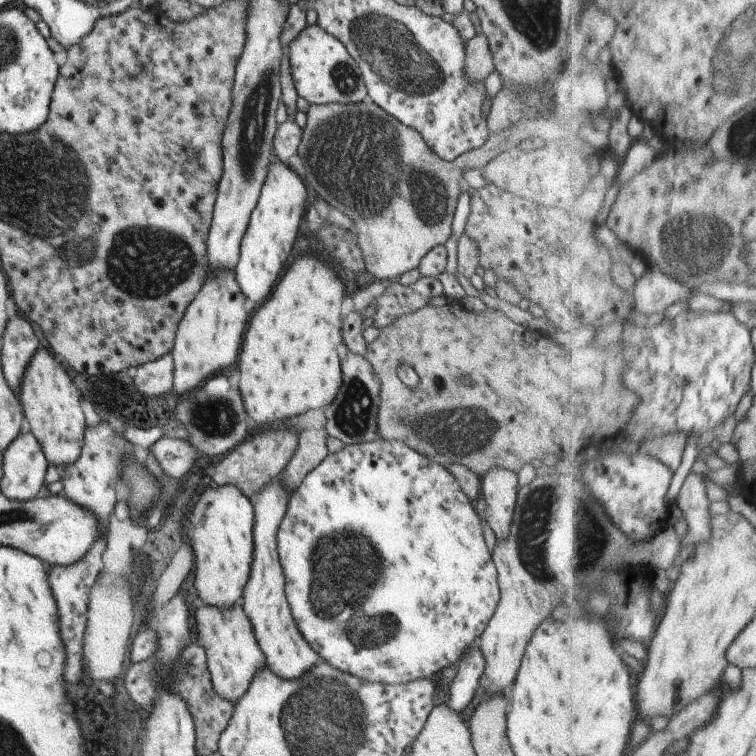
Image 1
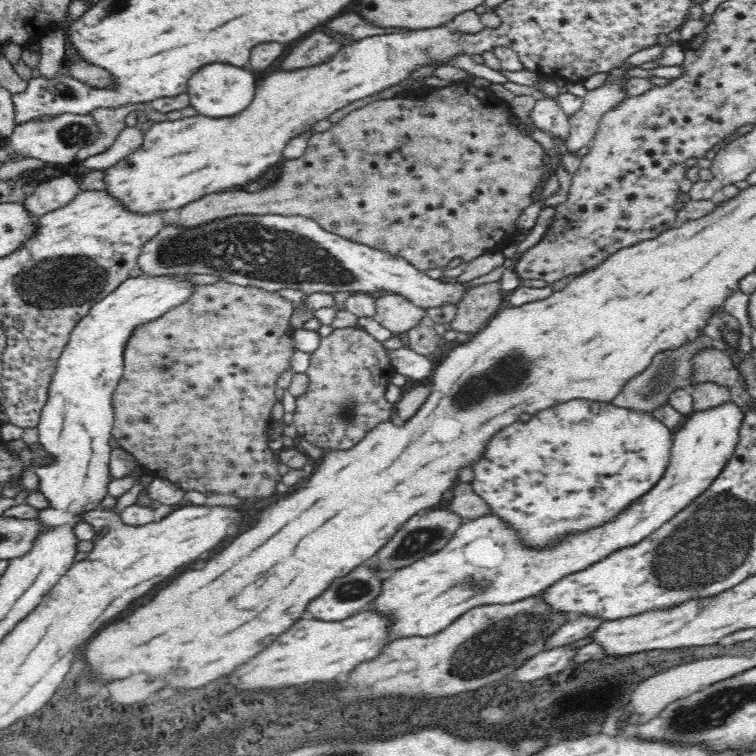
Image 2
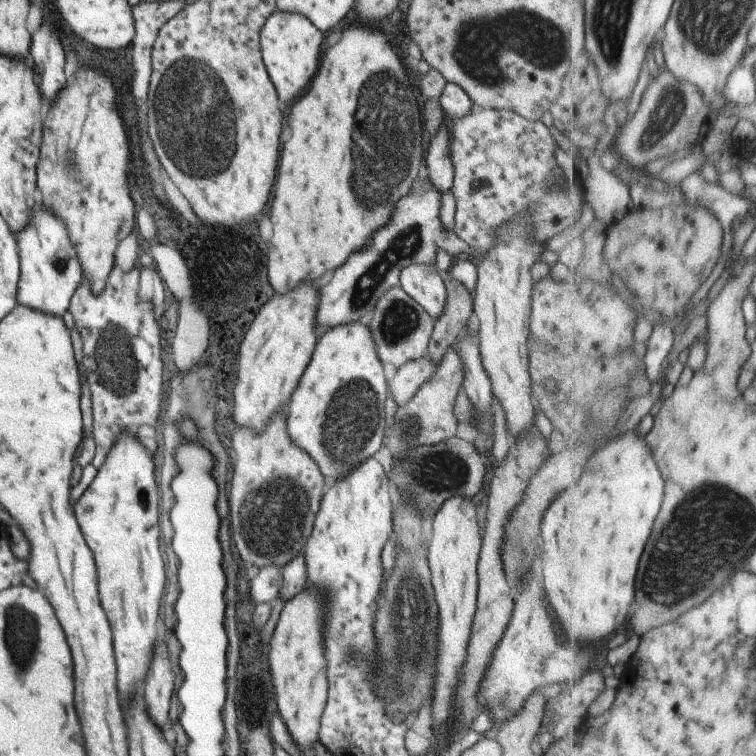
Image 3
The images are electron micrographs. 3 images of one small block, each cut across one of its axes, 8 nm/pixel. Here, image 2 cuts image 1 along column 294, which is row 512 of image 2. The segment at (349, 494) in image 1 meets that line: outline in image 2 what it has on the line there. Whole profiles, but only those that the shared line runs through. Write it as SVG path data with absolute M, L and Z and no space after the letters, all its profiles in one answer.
M584 400L564 402L560 406L542 410L540 414L534 414L528 422L514 422L512 426L506 426L504 430L500 430L500 434L494 434L492 442L488 442L486 452L482 456L484 460L472 464L472 470L474 470L472 490L488 504L490 514L500 517L506 525L510 525L516 531L520 543L527 550L550 550L550 548L554 548L554 545L557 545L570 535L585 533L590 529L615 521L615 518L637 498L652 490L652 487L664 478L665 470L668 468L671 459L671 447L673 446L672 433L672 430L659 422L654 413L620 408L615 404L610 404L610 402L584 402Z

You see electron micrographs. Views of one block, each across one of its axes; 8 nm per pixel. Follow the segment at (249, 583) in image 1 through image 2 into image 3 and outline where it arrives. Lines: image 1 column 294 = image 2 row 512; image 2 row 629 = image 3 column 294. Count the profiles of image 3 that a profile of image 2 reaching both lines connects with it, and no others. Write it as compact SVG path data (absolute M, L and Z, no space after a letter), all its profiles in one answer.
M351 322L320 331L311 353L311 360L285 405L287 414L285 430L291 444L295 444L309 458L313 458L321 476L325 478L327 488L337 478L343 478L353 466L361 464L379 450L386 427L383 401L387 393L387 380L383 376L382 364L377 358L375 344L366 325Z

